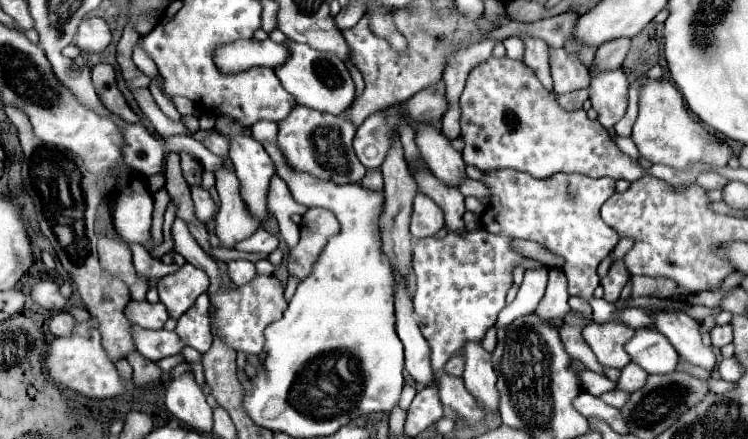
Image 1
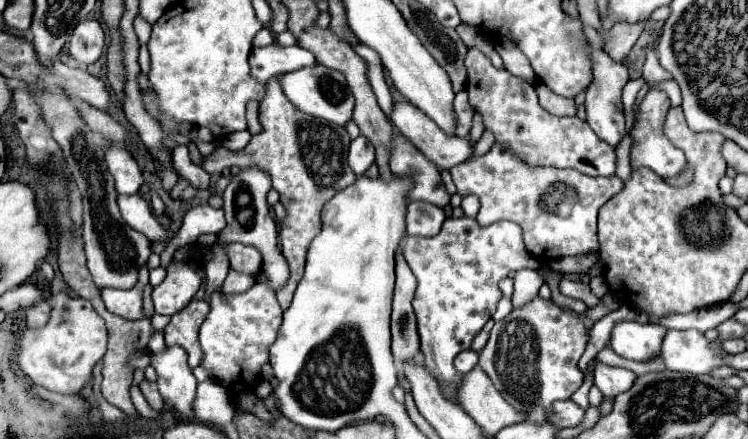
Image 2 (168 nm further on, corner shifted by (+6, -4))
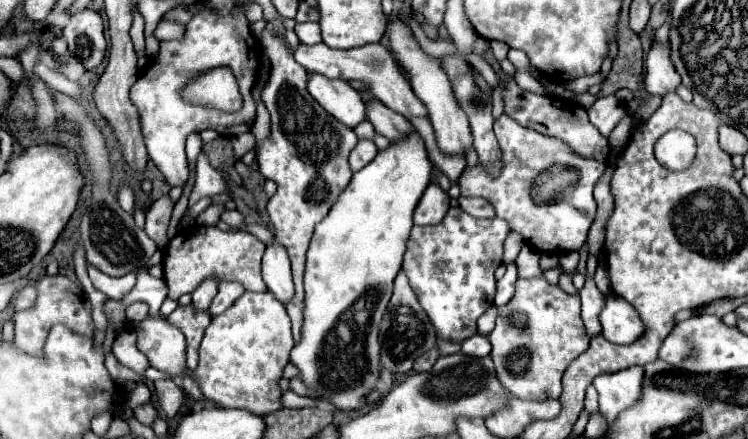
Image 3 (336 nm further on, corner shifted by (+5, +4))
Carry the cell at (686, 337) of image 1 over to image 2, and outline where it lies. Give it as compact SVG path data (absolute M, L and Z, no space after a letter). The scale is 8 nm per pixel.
M669 329L663 339L663 351L661 359L667 369L671 371L685 371L693 375L711 373L717 367L727 365L725 357L729 353L723 351L723 347L713 347L709 339L697 329L687 331L675 331Z

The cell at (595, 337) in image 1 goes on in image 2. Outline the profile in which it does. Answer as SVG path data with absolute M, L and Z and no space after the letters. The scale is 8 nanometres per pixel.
M599 363L595 369L595 385L607 399L615 399L623 391L629 391L635 383L637 375L629 369L619 369L619 367L609 367Z

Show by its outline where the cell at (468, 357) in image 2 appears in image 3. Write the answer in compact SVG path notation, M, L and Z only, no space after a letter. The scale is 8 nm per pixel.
M472 335L472 337L468 337L468 339L462 341L460 347L462 347L460 351L464 355L470 355L470 357L486 357L490 353L490 349L492 349L490 343L488 343L488 339L484 335Z

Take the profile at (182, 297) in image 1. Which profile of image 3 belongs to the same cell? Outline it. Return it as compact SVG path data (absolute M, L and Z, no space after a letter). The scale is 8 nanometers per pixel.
M202 225L180 229L176 237L168 243L168 249L164 249L162 259L168 297L176 301L184 293L192 293L210 275L220 281L240 281L248 291L264 291L266 283L260 271L264 249L266 245L246 231L223 231L218 227Z

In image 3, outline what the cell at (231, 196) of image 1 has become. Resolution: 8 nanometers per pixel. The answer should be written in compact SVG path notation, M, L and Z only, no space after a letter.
M208 277L200 283L200 287L192 293L192 305L196 309L208 309L214 295L218 291L218 279L216 277Z

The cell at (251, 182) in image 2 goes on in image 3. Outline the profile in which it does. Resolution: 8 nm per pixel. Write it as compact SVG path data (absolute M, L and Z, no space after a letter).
M276 239L266 245L266 253L262 259L262 277L266 287L286 303L294 295L294 283L292 283L292 273L290 273L290 257L286 253L286 247L280 245Z

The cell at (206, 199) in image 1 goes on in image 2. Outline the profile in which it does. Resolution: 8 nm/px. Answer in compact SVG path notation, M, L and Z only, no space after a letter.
M199 205L187 211L183 225L179 233L169 241L169 247L161 253L161 267L167 267L173 259L173 253L189 243L195 243L199 235L203 233L219 233L225 227L225 217L221 209L215 209L211 205Z

